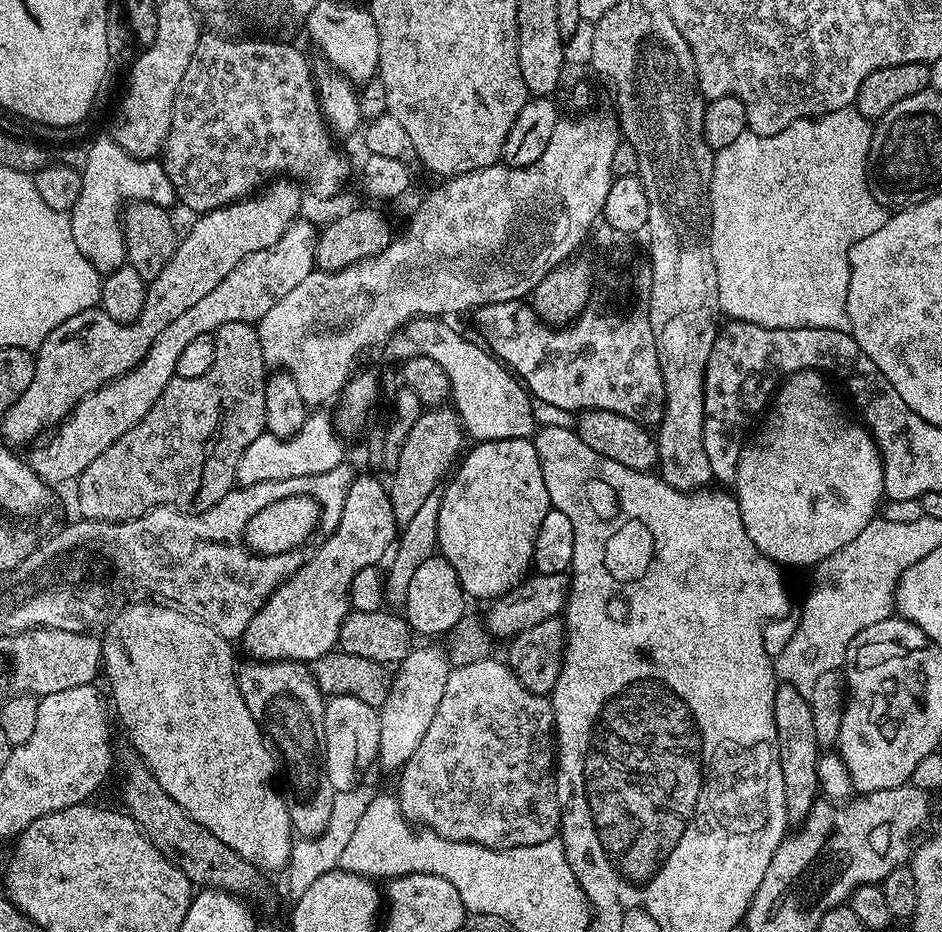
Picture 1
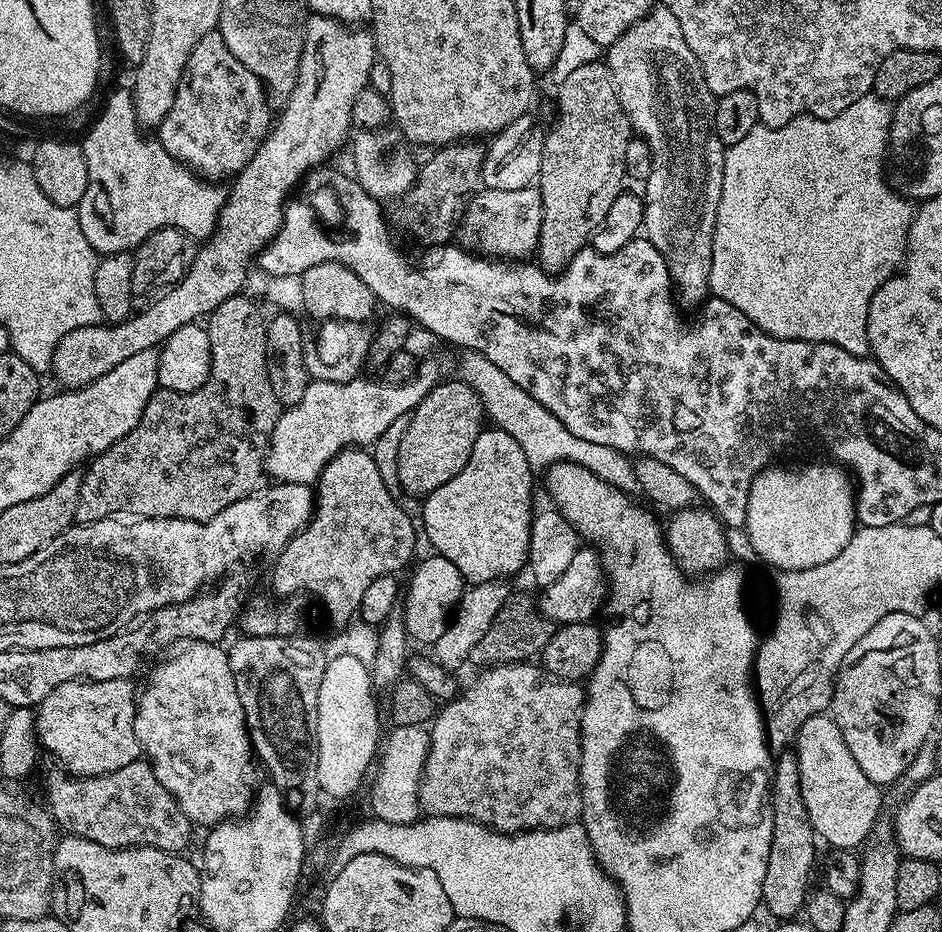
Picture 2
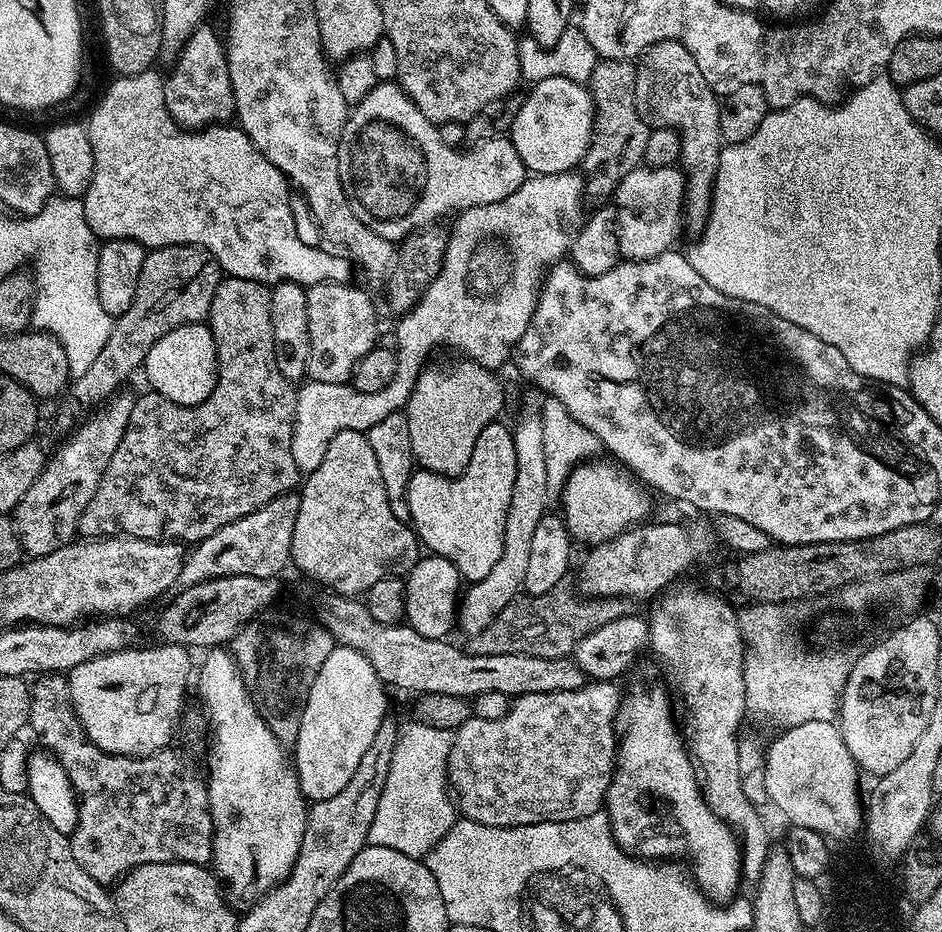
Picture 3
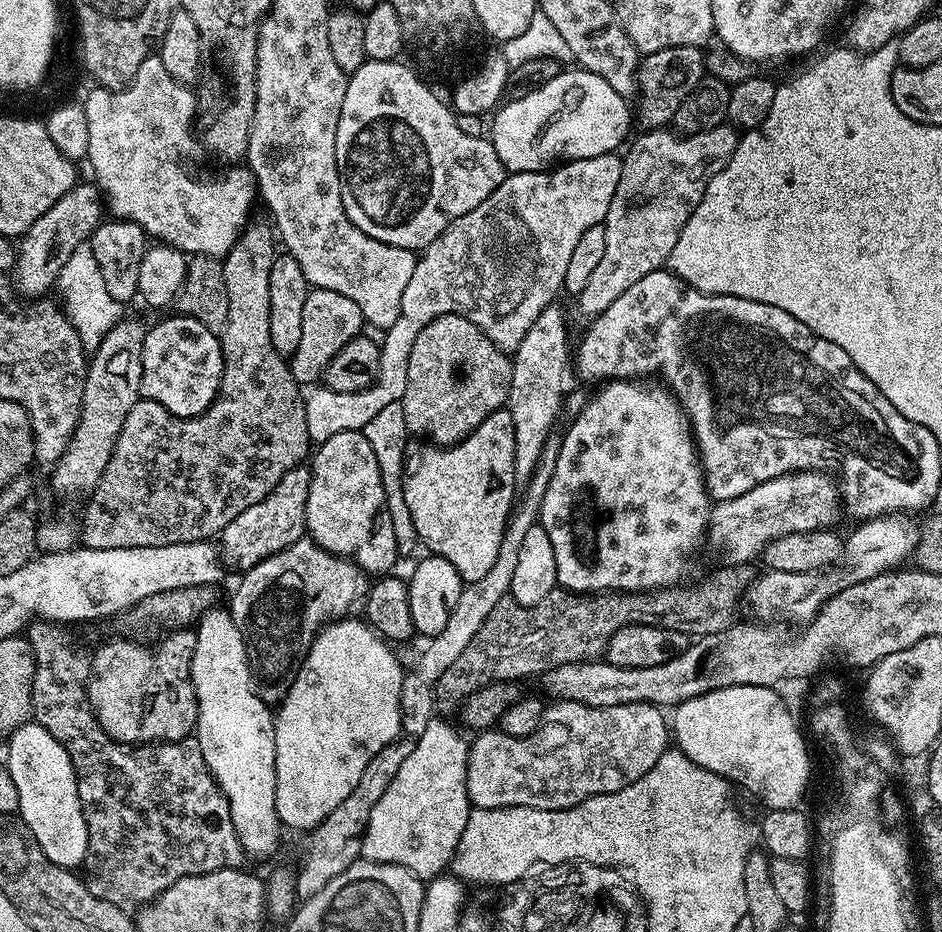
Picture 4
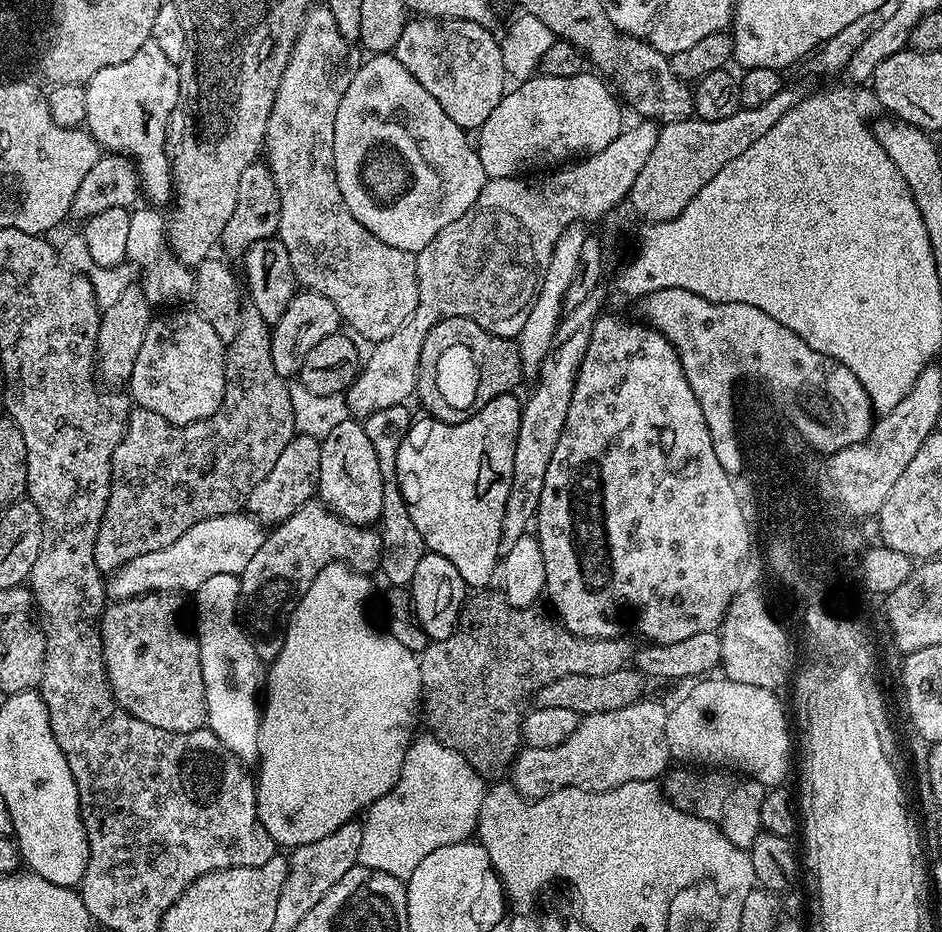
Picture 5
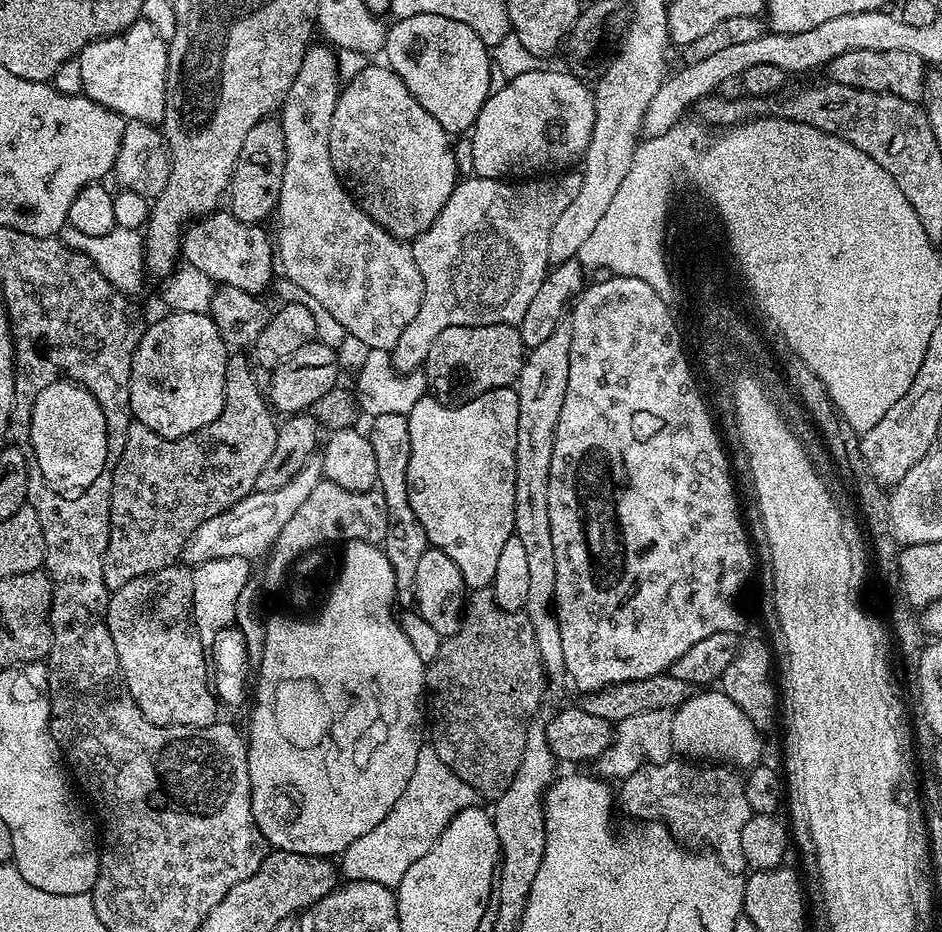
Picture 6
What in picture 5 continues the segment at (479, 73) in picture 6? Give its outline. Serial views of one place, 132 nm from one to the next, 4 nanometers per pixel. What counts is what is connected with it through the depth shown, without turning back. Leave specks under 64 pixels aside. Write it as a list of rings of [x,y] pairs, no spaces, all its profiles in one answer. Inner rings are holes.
[[[412,18],[405,24],[394,50],[398,62],[422,82],[429,94],[438,98],[438,106],[465,130],[480,129],[506,91],[500,40],[492,37],[492,30],[469,20]]]

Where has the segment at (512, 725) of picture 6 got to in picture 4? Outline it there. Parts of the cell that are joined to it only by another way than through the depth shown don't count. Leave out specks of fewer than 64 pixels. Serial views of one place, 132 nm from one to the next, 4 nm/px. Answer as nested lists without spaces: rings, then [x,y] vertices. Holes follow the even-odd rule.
[[[736,562],[731,566],[724,566],[728,568],[720,568],[713,576],[705,578],[701,584],[692,584],[689,588],[685,586],[677,586],[675,588],[658,588],[650,592],[602,592],[599,594],[581,594],[579,592],[565,592],[563,588],[556,587],[550,594],[546,594],[546,598],[542,598],[542,602],[538,602],[538,606],[522,606],[518,602],[514,602],[510,598],[505,598],[502,602],[498,602],[498,606],[494,606],[494,610],[490,610],[490,618],[486,618],[486,622],[482,622],[482,630],[478,630],[478,634],[474,634],[474,638],[470,638],[470,646],[466,646],[466,650],[462,650],[462,654],[458,654],[450,666],[446,666],[446,670],[442,674],[438,685],[438,692],[441,697],[449,696],[450,699],[456,702],[463,701],[464,697],[474,694],[474,690],[484,688],[487,684],[493,684],[499,680],[514,680],[517,682],[523,681],[523,676],[537,677],[539,674],[550,670],[554,666],[566,666],[574,662],[586,662],[587,660],[599,660],[608,651],[608,643],[610,638],[614,638],[614,634],[622,626],[627,624],[649,624],[650,626],[658,626],[662,630],[674,630],[675,632],[684,632],[690,638],[698,636],[705,636],[706,634],[718,634],[718,630],[726,630],[731,628],[733,624],[737,623],[738,616],[736,616],[736,603],[745,599],[745,592],[751,586],[754,577],[753,565],[748,562]]]

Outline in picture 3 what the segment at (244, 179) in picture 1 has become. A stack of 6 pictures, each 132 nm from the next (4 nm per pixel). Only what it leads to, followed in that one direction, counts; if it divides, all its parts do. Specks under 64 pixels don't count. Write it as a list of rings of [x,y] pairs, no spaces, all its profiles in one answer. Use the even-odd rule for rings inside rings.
[[[201,26],[190,34],[190,38],[182,46],[180,55],[171,65],[172,73],[167,73],[164,81],[164,93],[166,94],[166,106],[174,118],[174,122],[185,130],[199,130],[211,128],[214,124],[222,124],[231,121],[236,114],[236,99],[230,82],[230,70],[225,45],[216,37],[216,32],[209,26]]]

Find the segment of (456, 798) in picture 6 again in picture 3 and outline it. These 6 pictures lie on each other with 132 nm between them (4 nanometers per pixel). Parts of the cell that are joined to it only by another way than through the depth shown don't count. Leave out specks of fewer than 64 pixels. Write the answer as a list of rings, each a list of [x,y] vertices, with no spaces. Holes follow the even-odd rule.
[[[415,722],[409,724],[409,728],[405,727],[396,740],[394,758],[390,758],[390,774],[386,774],[386,786],[382,786],[382,798],[378,798],[374,822],[370,822],[368,844],[386,846],[386,850],[398,850],[398,854],[424,858],[439,840],[446,838],[458,819],[458,809],[448,787],[448,759],[453,733],[438,730],[438,726]]]

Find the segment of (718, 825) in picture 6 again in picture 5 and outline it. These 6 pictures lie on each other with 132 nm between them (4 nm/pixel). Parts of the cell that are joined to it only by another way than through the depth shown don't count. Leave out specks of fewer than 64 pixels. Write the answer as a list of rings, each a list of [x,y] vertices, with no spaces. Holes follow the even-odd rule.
[[[676,766],[667,773],[666,795],[671,804],[716,824],[734,842],[734,846],[749,849],[761,832],[762,798],[766,788],[736,770],[697,770],[692,766]]]

